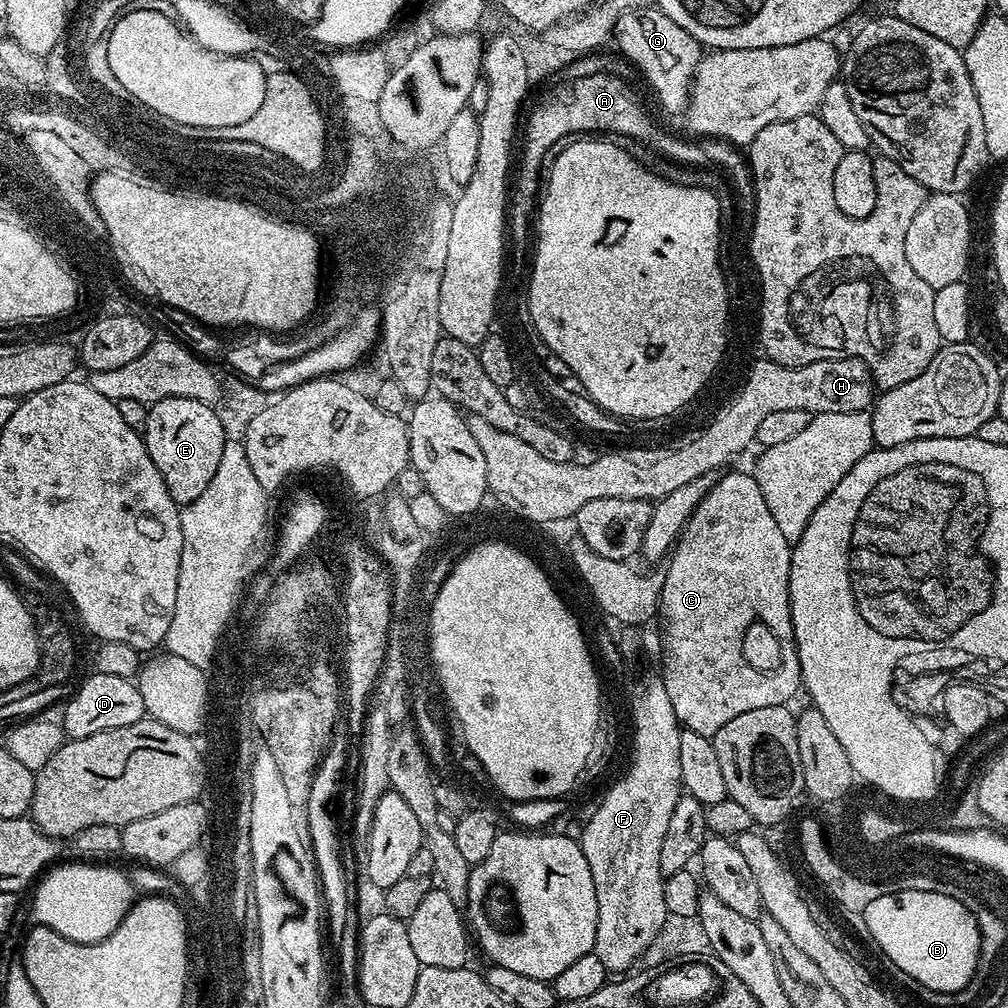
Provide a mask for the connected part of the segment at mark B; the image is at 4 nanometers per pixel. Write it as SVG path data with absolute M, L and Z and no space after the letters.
M912 891L905 894L901 900L895 900L895 895L875 898L870 906L866 906L863 918L874 942L882 946L886 958L890 958L893 968L902 970L910 978L914 978L922 986L939 992L957 992L970 982L976 973L976 964L980 960L980 932L976 919L970 910L955 901L946 893L927 892L921 898L920 892Z

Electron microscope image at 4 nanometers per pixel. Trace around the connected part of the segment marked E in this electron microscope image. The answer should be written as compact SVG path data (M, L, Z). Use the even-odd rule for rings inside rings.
M162 398L149 407L142 435L146 450L150 458L154 458L154 466L158 466L166 482L166 490L170 490L170 498L174 498L177 506L194 502L194 498L199 498L202 490L210 486L210 478L214 478L214 473L218 470L218 462L222 462L225 441L222 425L213 405L203 404L194 398Z

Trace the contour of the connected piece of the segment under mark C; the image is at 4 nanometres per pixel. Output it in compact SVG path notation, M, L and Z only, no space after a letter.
M728 472L717 479L716 484L698 502L694 514L688 519L688 525L680 533L670 555L666 560L666 582L662 585L659 619L664 619L664 668L662 675L666 691L670 694L671 705L684 728L694 730L694 734L702 734L711 738L730 718L738 718L738 714L746 714L746 710L762 710L762 706L787 705L788 699L802 688L800 663L796 653L796 639L792 629L790 614L790 562L792 561L793 545L778 530L774 518L766 507L766 498L762 498L762 490L758 490L755 475L744 472Z

